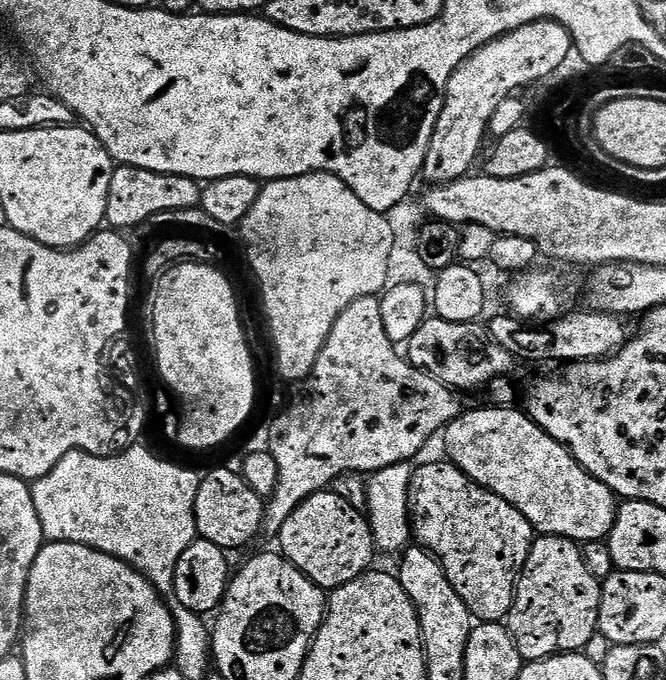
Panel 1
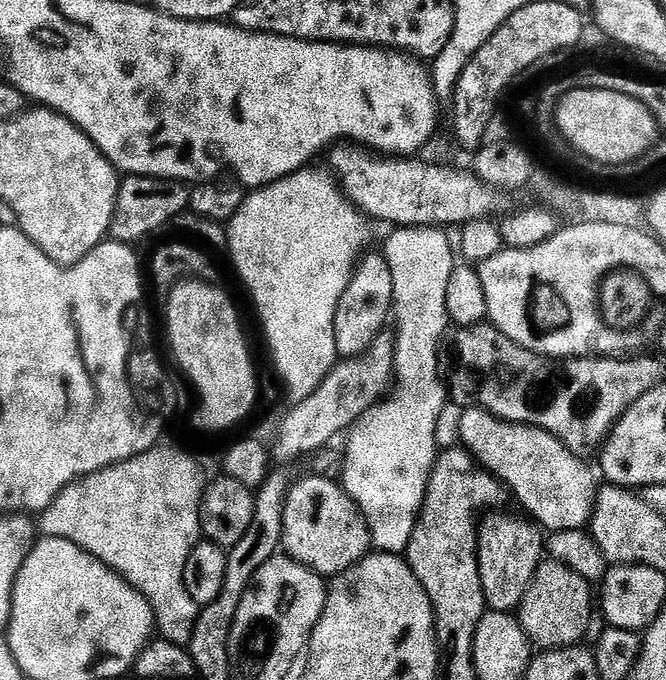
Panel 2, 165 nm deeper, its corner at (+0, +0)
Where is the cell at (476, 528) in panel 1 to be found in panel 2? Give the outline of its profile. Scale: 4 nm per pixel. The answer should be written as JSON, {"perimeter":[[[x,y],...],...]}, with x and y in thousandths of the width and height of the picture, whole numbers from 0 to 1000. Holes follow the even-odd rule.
{"perimeter":[[[757,756],[734,757],[734,765],[719,772],[715,825],[728,890],[740,900],[773,901],[787,882],[802,844],[818,822],[820,788],[803,769],[791,763],[773,765],[769,759],[751,757]]]}

